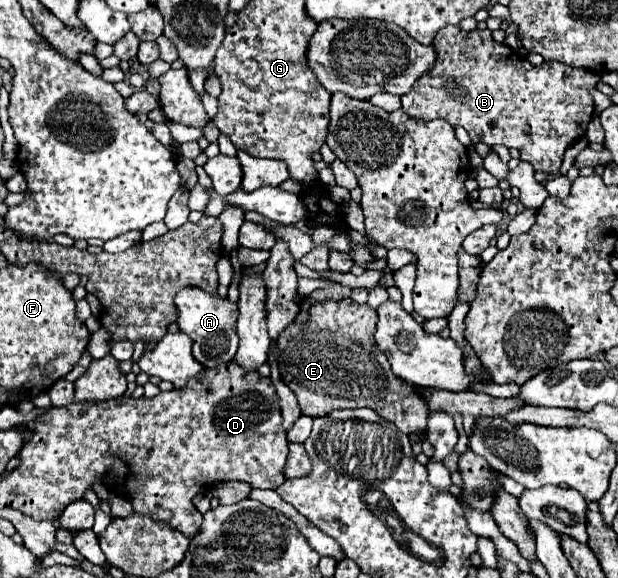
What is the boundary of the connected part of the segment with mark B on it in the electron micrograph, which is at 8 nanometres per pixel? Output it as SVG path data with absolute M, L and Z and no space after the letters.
M446 26L436 34L434 48L438 48L438 64L434 66L434 72L422 76L422 80L418 80L418 84L402 96L402 110L420 120L444 118L450 124L460 124L470 134L472 142L518 148L520 158L530 162L534 170L556 174L568 146L586 134L586 128L594 116L594 100L590 92L596 90L600 76L596 72L588 72L586 68L574 68L558 62L532 66L510 46L494 42L490 30L476 28L472 32L464 32L458 26Z

